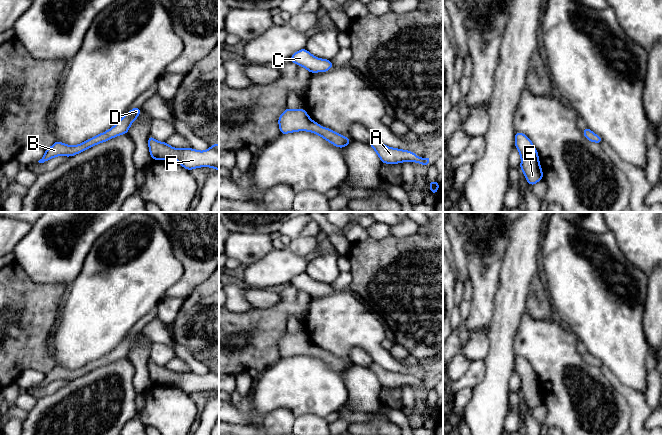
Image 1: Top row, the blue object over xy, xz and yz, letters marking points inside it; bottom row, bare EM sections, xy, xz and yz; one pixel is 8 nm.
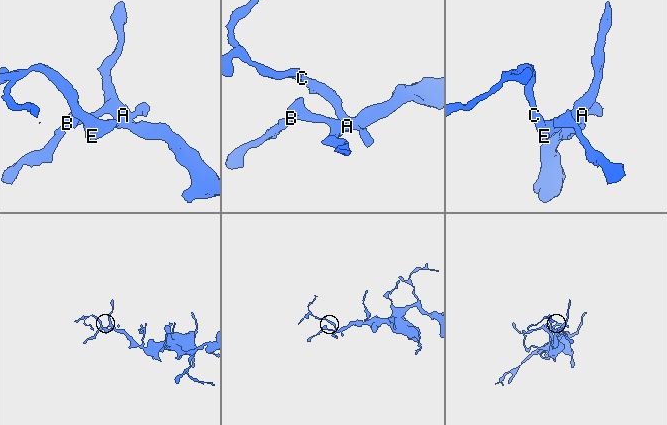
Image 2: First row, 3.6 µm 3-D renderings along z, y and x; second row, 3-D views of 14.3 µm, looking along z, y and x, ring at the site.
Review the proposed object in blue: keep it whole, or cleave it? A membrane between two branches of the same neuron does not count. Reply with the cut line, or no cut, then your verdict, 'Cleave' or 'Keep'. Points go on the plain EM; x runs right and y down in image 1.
No split. Keep

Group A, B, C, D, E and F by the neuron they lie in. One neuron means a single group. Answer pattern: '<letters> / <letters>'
A B C D E F

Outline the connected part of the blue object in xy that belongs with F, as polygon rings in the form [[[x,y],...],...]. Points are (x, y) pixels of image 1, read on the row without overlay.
[[[148,360],[149,376],[153,384],[176,383],[187,394],[211,391],[219,395],[219,369],[214,367],[206,375],[192,372],[176,373],[166,366],[159,366]]]

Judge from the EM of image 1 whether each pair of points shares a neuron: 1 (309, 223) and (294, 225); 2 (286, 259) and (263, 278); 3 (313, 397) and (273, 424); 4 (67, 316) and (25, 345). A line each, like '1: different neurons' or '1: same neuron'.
1: same neuron
2: same neuron
3: different neurons
4: different neurons

